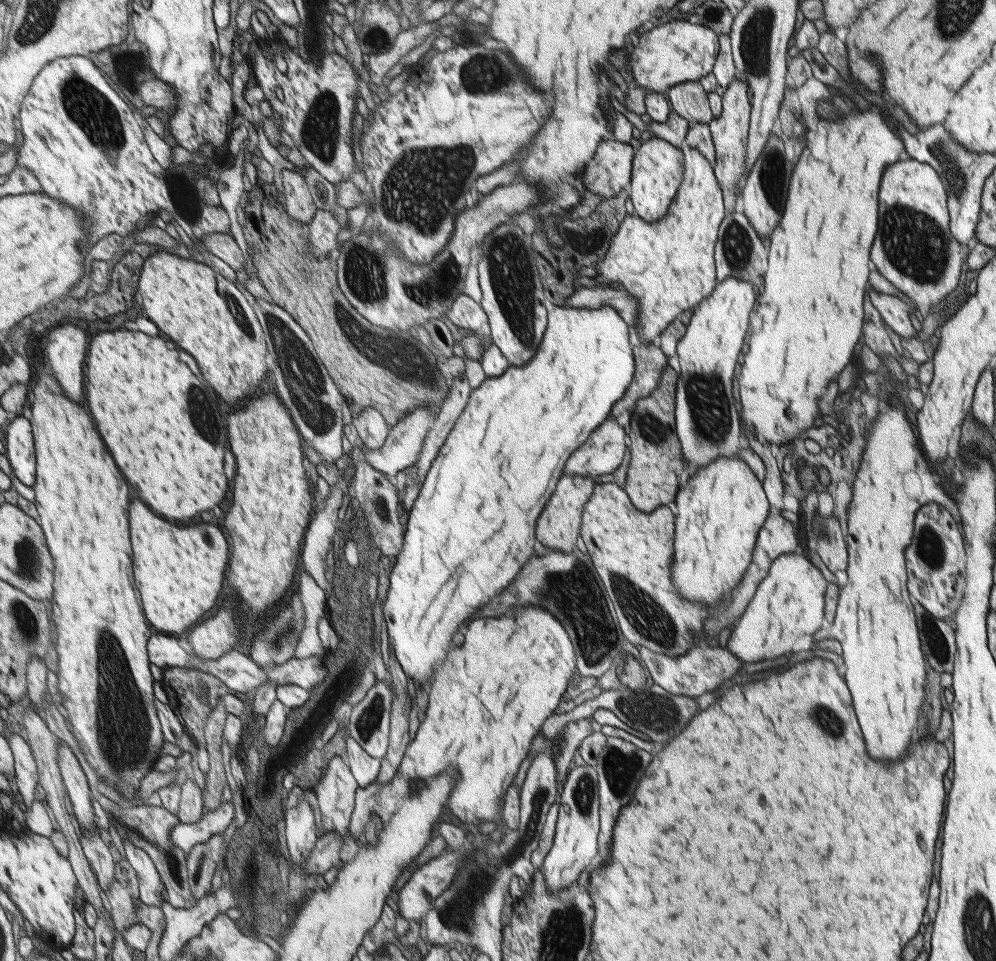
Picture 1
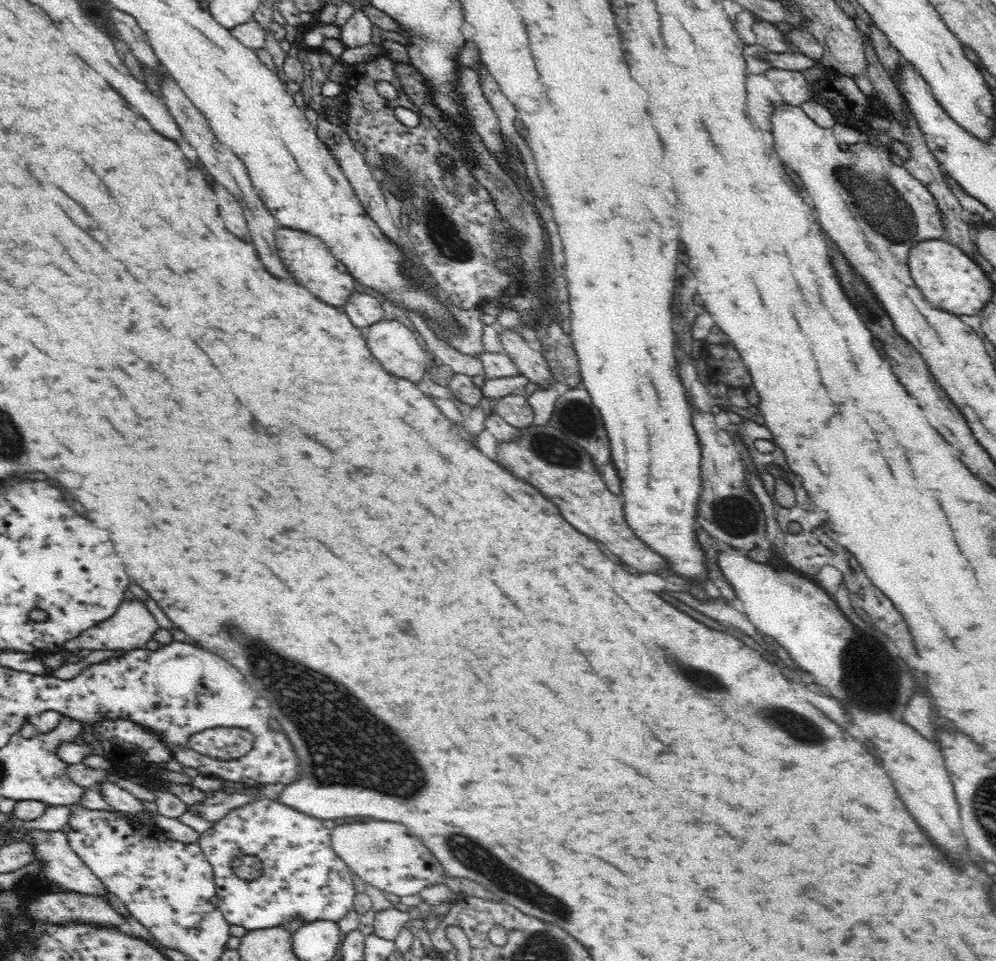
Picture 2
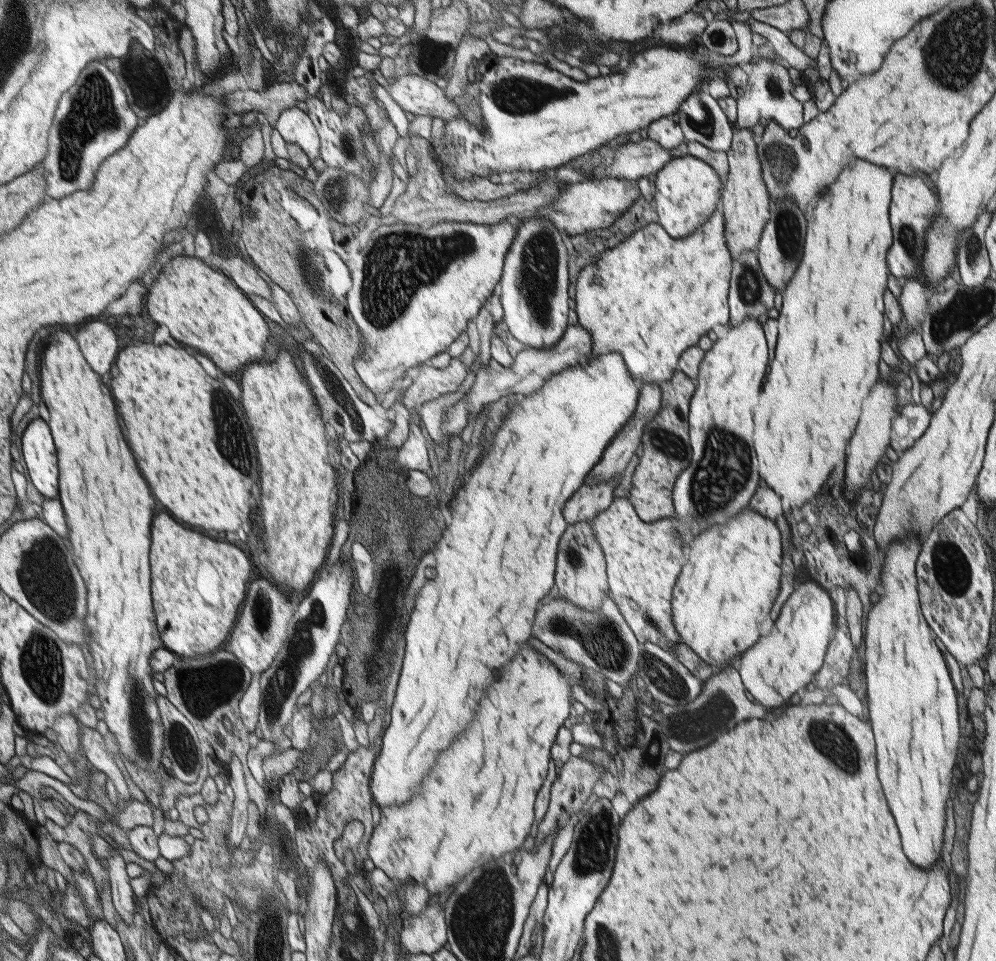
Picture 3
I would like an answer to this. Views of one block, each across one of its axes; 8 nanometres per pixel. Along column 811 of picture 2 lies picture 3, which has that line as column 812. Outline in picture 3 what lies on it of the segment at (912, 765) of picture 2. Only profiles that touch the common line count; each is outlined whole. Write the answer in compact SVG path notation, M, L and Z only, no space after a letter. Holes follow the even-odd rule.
M814 581L798 584L782 605L778 619L767 635L760 636L756 645L744 651L738 662L741 680L756 702L766 706L784 706L786 700L800 688L804 688L812 676L820 670L826 648L832 638L834 606L828 596Z

